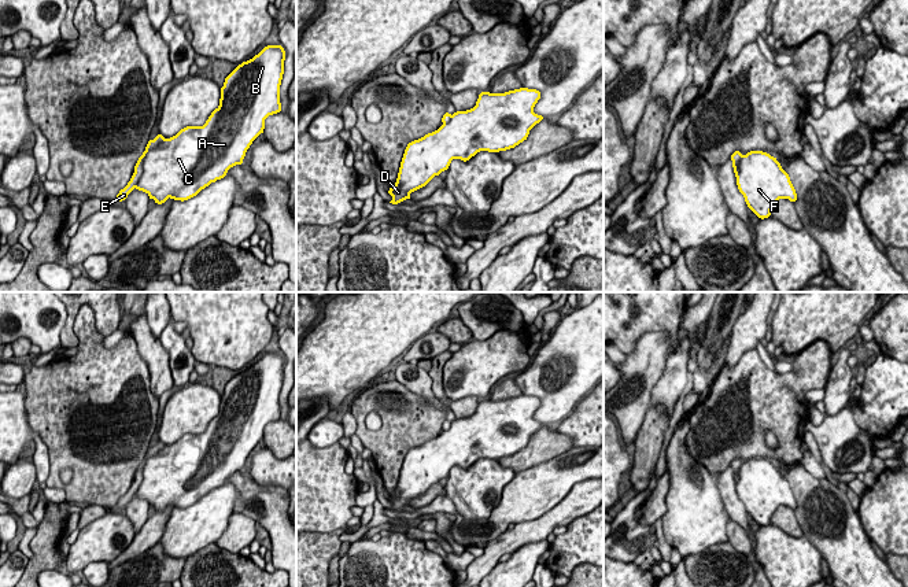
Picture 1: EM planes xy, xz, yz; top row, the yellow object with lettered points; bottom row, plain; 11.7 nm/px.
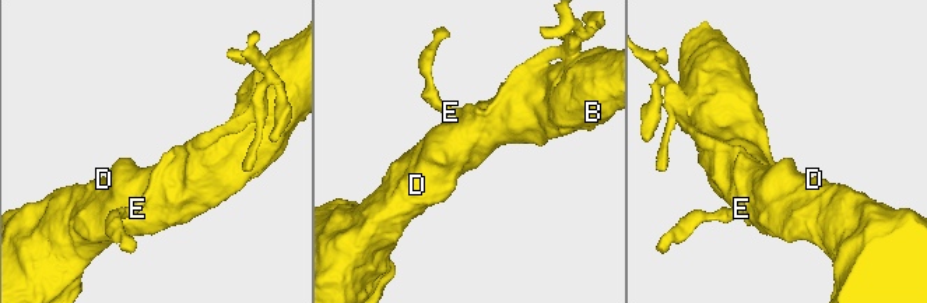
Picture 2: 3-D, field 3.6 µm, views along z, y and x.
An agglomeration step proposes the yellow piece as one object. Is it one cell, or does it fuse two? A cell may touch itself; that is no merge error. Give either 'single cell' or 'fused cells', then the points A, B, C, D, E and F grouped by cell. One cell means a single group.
fused cells | A B C D F / E

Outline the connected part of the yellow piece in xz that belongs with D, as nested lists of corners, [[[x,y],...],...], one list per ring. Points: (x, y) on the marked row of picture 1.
[[[520,88],[505,93],[481,92],[476,106],[466,111],[457,111],[447,123],[438,130],[407,144],[396,182],[390,188],[390,203],[398,204],[410,199],[410,193],[425,187],[435,176],[447,170],[453,159],[469,160],[480,151],[499,152],[514,148],[527,140],[529,130],[543,117],[534,112],[540,99],[536,89]]]

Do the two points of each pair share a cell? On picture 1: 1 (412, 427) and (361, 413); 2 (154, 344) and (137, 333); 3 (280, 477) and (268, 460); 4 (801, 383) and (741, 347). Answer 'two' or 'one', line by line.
1: one
2: one
3: one
4: two

